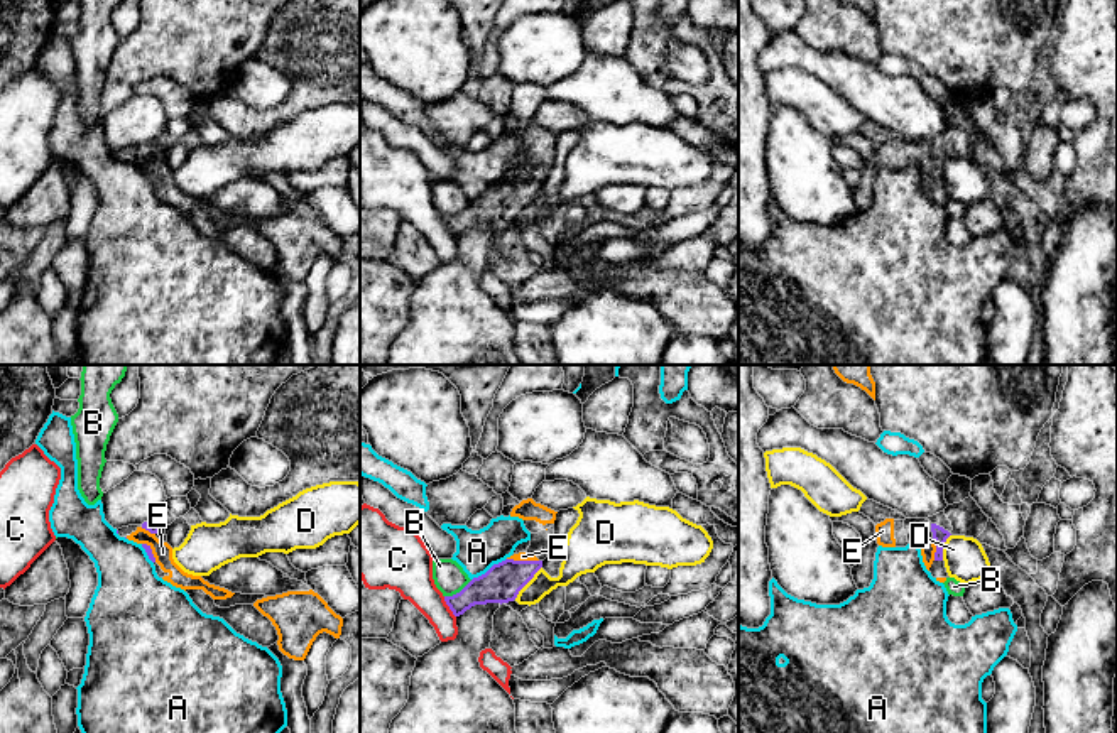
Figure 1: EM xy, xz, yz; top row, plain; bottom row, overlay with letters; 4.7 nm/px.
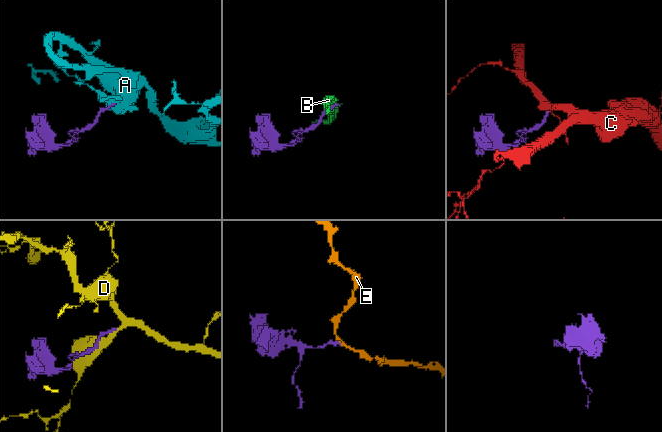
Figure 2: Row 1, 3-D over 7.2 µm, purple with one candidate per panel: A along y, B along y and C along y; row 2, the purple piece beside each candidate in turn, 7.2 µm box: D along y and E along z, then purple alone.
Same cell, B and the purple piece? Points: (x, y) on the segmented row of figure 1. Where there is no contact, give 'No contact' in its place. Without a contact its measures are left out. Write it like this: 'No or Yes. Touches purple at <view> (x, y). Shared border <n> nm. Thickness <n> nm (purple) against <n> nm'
No. Touches purple at xz (460, 591). Shared border 160 nm. Thickness 180 nm (purple) against 150 nm

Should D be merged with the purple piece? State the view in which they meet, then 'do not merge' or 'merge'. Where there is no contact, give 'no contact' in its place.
xz | do not merge

